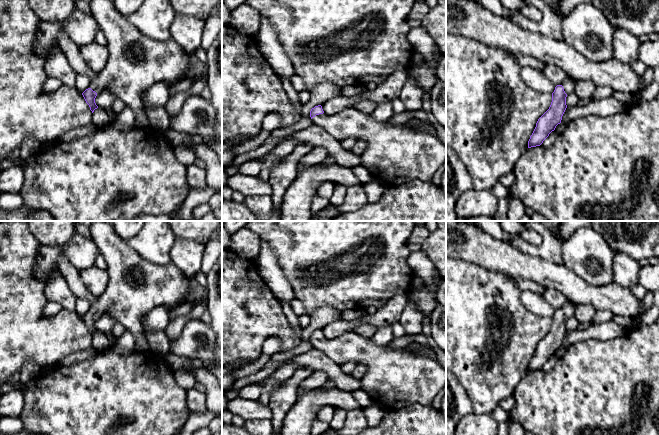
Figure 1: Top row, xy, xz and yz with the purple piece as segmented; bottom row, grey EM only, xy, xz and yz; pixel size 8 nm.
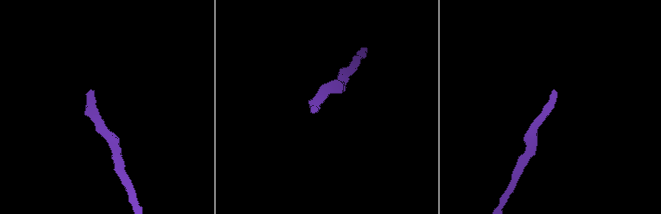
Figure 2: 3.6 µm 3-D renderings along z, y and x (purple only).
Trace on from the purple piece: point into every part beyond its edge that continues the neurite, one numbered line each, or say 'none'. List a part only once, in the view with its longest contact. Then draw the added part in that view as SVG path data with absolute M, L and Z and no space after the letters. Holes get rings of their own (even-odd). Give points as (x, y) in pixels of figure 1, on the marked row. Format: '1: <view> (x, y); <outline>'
1: xz (394, 154); M348 108L331 116L319 114L312 120L314 125L323 128L339 142L347 138L363 139L366 147L360 155L361 165L388 187L415 179L431 182L435 172L446 161L446 147L437 136L409 127L407 124L393 125L390 121L379 122L372 114L356 108Z

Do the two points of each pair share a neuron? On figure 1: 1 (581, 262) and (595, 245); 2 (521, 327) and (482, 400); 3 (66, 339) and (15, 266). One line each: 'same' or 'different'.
1: same
2: same
3: same

